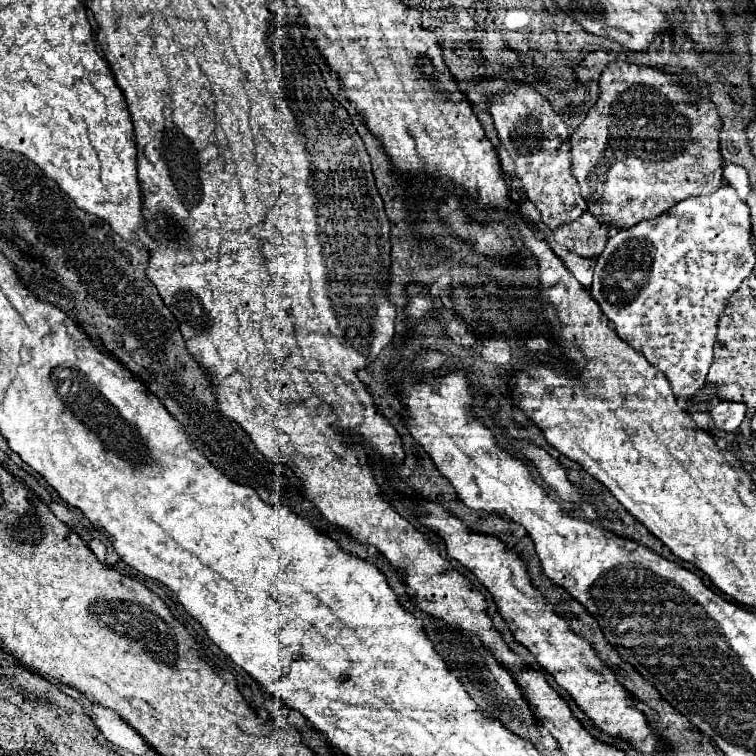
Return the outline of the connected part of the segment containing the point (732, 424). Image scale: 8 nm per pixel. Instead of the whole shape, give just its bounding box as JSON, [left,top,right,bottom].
[711,402,747,430]

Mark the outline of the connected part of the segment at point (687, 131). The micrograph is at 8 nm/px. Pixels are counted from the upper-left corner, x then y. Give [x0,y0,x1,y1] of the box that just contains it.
[571,60,723,228]

